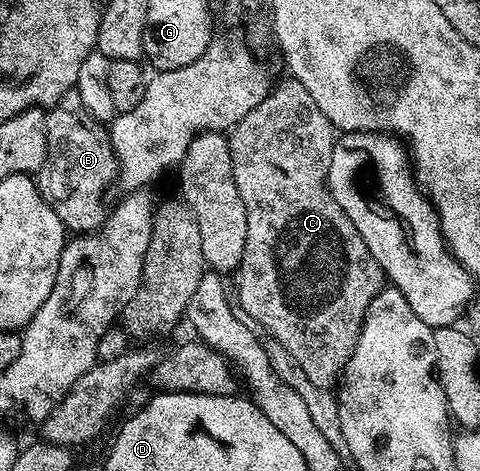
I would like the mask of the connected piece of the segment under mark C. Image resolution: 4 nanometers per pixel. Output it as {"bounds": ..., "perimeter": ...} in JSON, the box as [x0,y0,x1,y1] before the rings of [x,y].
{"bounds":[228,79,387,389],"perimeter":[[[286,79],[286,81],[279,82],[278,85],[276,82],[270,88],[269,94],[254,109],[247,111],[247,115],[243,115],[243,119],[233,126],[228,134],[228,139],[231,147],[233,182],[239,191],[239,199],[243,199],[243,211],[247,211],[247,247],[243,247],[241,268],[235,274],[235,280],[237,280],[236,304],[250,322],[258,321],[270,333],[268,336],[272,340],[287,347],[287,355],[291,355],[291,359],[295,359],[295,363],[303,369],[307,379],[311,379],[311,383],[316,383],[324,389],[336,386],[345,369],[345,364],[349,362],[355,351],[355,343],[361,337],[361,325],[365,322],[367,307],[371,303],[371,299],[375,299],[377,292],[386,288],[387,278],[385,272],[379,267],[375,255],[371,255],[367,243],[363,243],[363,235],[359,235],[359,231],[355,231],[355,223],[351,223],[351,219],[347,219],[347,211],[343,211],[343,207],[339,207],[339,203],[335,203],[329,190],[329,164],[335,140],[333,124],[329,122],[327,115],[323,115],[323,111],[319,111],[319,103],[315,103],[315,99],[311,99],[311,94],[307,92],[307,87],[303,87],[303,83]]]}

